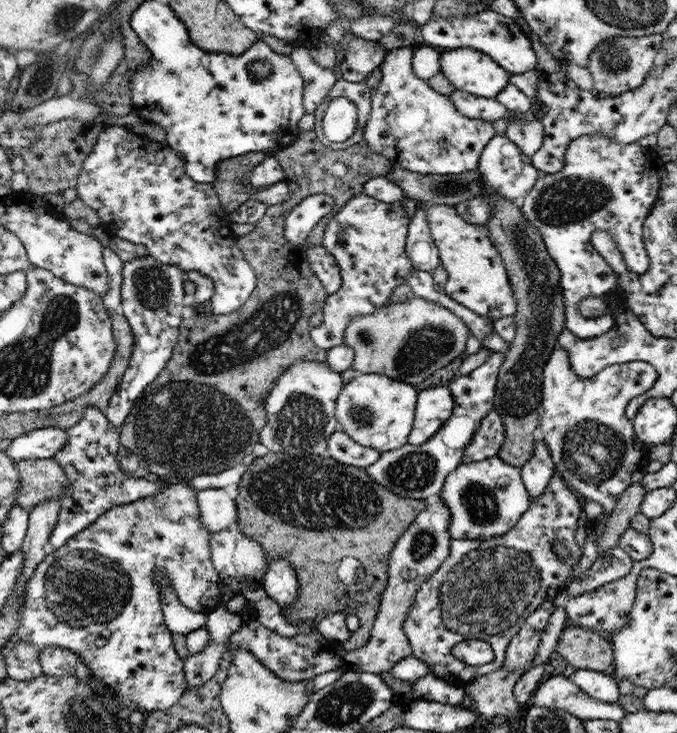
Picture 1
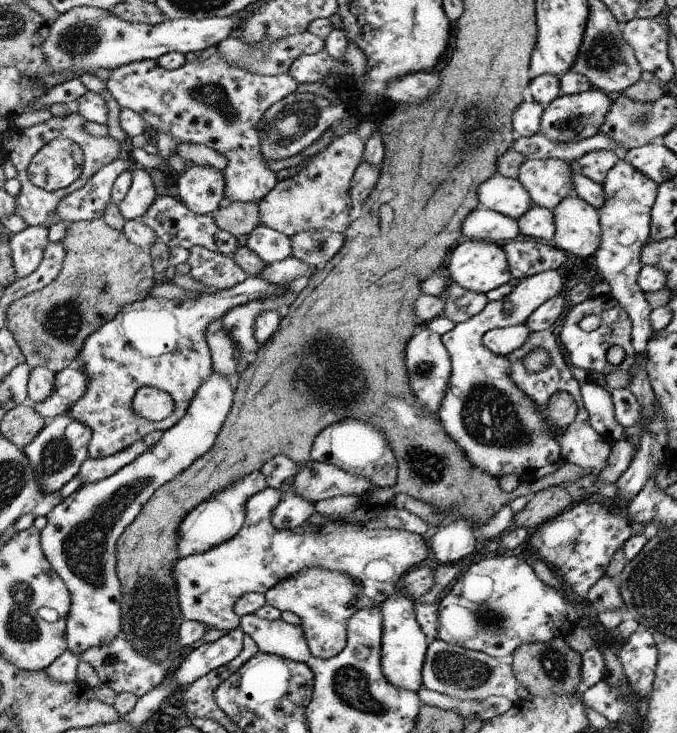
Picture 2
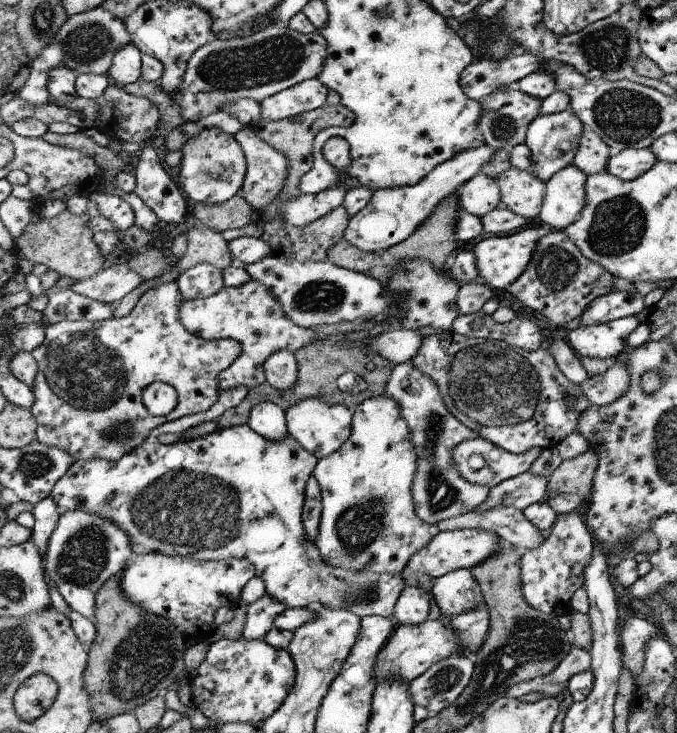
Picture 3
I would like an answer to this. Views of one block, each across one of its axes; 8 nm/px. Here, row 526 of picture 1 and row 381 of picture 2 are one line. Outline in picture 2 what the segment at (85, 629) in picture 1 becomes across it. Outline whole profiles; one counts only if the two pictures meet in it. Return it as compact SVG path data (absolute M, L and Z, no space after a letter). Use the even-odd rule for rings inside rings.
M248 276L244 282L231 289L222 289L216 294L203 294L193 301L171 301L149 295L141 301L133 302L132 305L126 305L112 321L102 325L100 329L87 338L80 354L78 354L83 362L81 368L88 375L89 384L84 396L70 408L67 414L70 418L85 423L93 430L93 438L89 442L90 458L99 459L115 455L121 450L128 449L134 443L142 442L142 438L154 430L166 432L168 429L172 429L188 412L197 390L209 380L209 376L213 373L212 354L206 338L210 324L224 318L226 313L238 305L268 295L281 297L282 293L288 291L292 294L290 286L275 285L258 276ZM142 387L156 387L172 397L175 405L168 418L161 421L150 421L142 419L134 412L133 398Z

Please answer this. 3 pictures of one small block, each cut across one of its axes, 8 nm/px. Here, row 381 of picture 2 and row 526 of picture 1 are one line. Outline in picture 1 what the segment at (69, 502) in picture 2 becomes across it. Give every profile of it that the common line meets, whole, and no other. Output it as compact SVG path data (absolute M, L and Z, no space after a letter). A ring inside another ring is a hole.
M208 488L196 490L200 504L202 523L210 534L235 526L238 521L238 507L233 490Z

